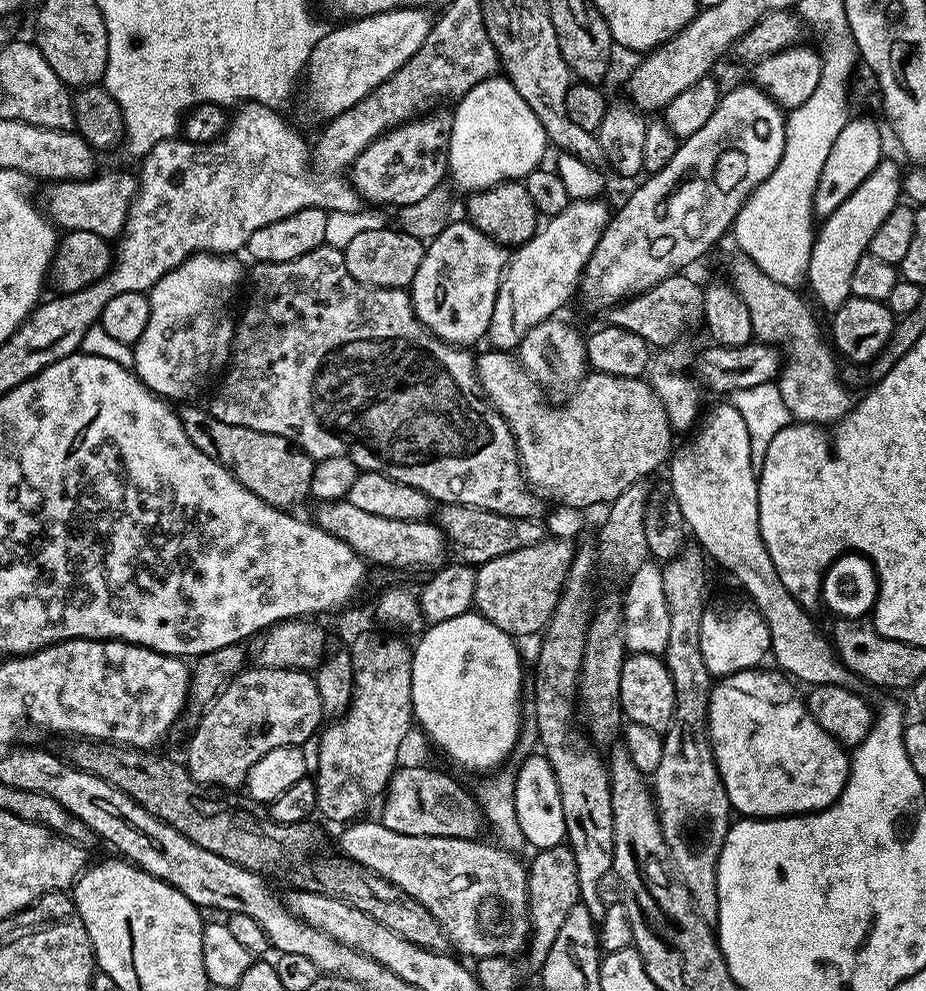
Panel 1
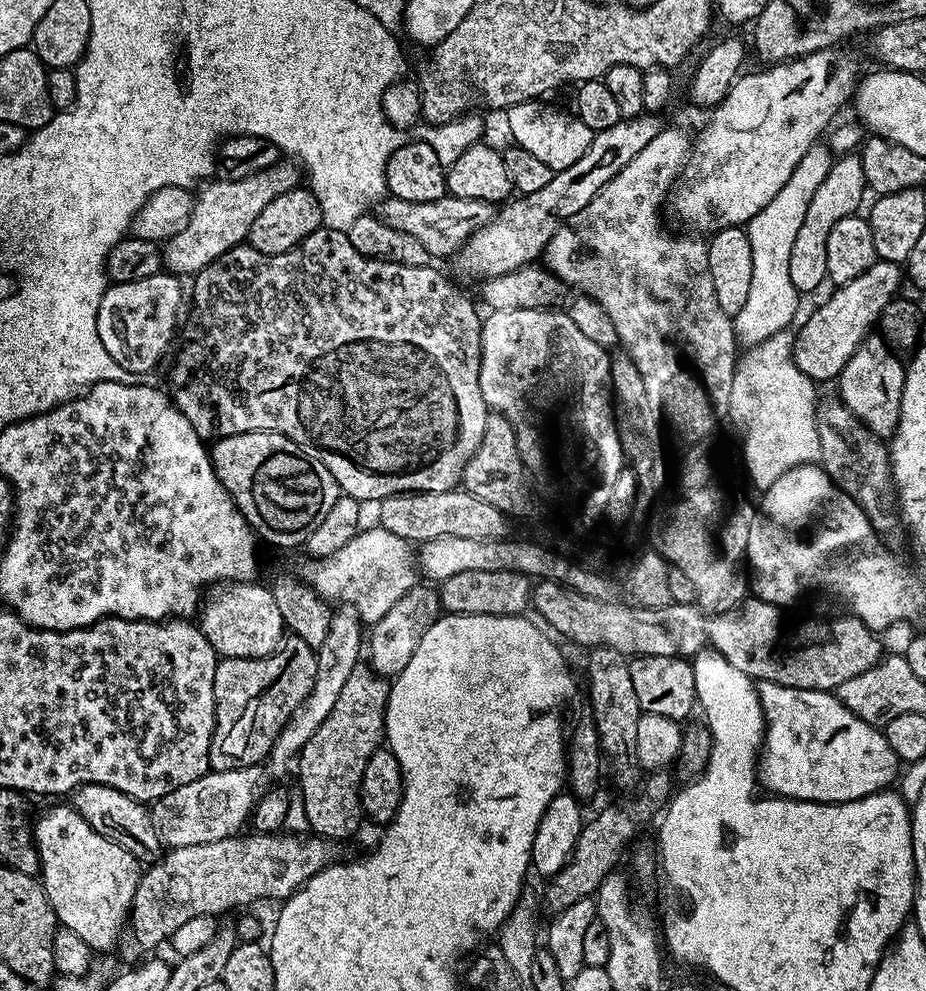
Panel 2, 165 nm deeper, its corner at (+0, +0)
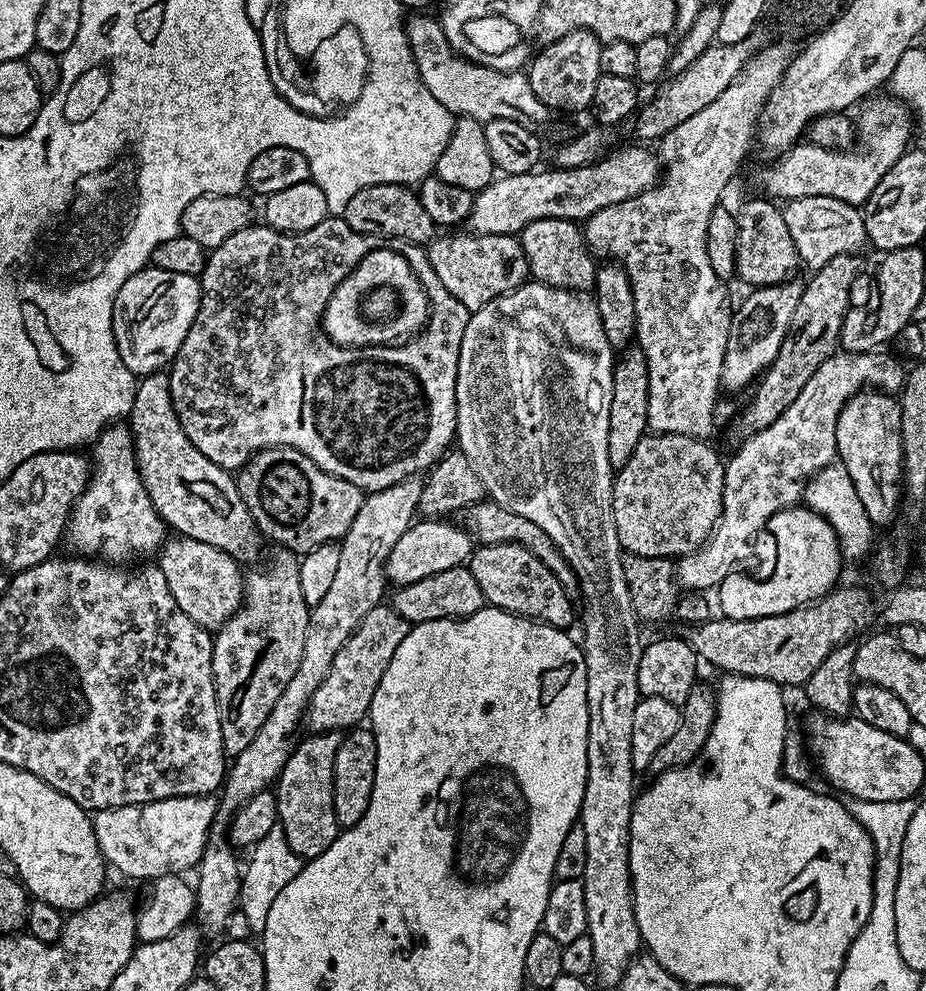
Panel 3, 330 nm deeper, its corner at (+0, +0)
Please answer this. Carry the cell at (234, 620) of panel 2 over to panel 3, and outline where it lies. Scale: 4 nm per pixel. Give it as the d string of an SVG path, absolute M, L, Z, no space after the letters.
M169 539L158 553L158 567L166 578L166 586L170 586L170 594L174 594L174 602L182 606L186 618L203 628L218 630L244 603L245 573L240 572L241 565L234 557L206 546L206 542L175 539Z

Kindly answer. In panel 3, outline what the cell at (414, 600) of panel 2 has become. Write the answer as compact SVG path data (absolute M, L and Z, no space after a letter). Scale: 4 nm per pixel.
M384 602L362 618L354 634L342 650L338 650L330 674L326 674L322 686L314 690L314 698L308 704L306 724L312 727L313 733L348 730L359 725L363 716L365 719L369 715L374 690L378 690L378 682L382 682L382 674L386 674L386 666L390 666L390 658L394 658L394 650L398 650L402 638L406 638L409 627L408 621Z

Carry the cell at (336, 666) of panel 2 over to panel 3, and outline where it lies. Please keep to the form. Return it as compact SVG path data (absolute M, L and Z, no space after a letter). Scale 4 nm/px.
M409 478L365 495L362 510L358 510L358 518L354 518L350 530L346 530L344 539L339 541L338 570L334 582L322 597L322 602L309 611L306 646L302 646L302 662L294 678L290 678L286 690L282 690L278 702L274 702L270 718L266 718L266 722L262 722L262 730L254 734L254 742L250 742L250 746L246 746L246 750L242 750L242 754L238 754L227 769L212 823L212 837L204 847L198 865L200 877L194 880L198 927L205 937L219 937L238 908L242 864L236 861L237 849L225 839L232 827L232 819L243 804L254 798L254 794L271 789L277 783L277 776L292 754L297 739L296 731L300 724L302 728L305 723L314 690L322 686L326 674L330 674L330 666L334 666L338 650L342 650L342 646L354 634L362 618L366 618L366 614L370 614L370 610L374 610L385 599L384 584L390 550L394 550L398 538L402 538L402 534L406 534L414 522L420 507L423 485L423 479Z

